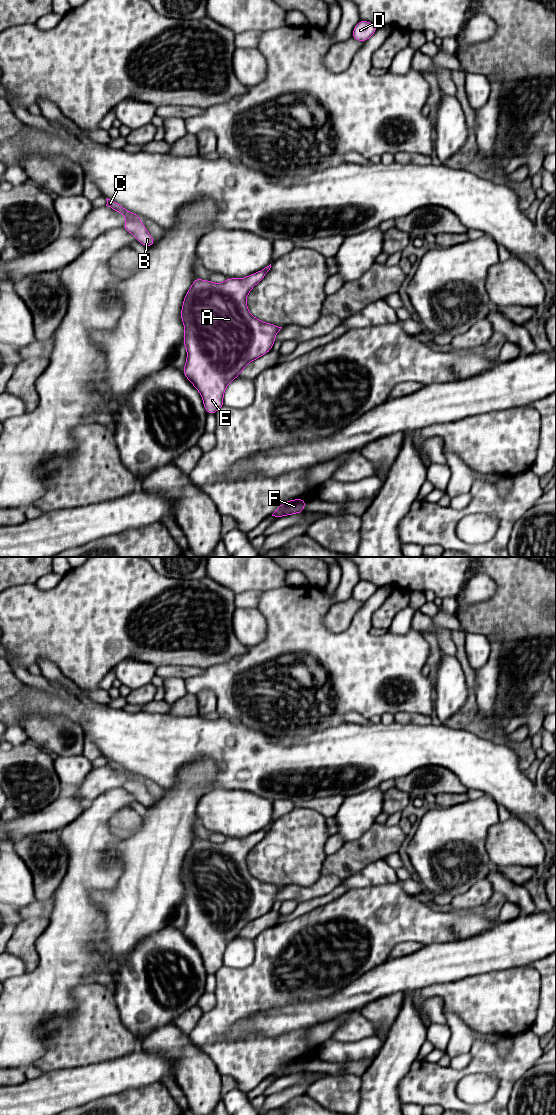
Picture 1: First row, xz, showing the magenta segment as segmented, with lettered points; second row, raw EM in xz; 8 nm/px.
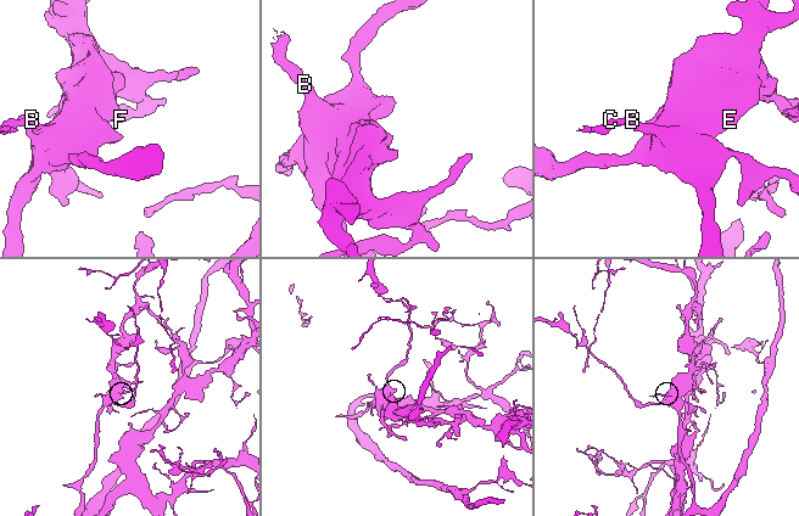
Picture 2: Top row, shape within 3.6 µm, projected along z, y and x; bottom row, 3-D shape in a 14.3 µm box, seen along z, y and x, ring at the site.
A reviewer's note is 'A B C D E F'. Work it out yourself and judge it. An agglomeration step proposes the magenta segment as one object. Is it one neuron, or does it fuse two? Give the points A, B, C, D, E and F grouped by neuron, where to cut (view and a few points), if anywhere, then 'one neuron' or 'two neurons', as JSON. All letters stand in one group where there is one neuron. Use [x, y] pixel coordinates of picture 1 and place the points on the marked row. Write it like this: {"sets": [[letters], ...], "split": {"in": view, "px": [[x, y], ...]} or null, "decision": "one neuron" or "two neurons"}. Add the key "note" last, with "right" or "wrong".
{"sets": [["A", "B", "C", "D", "E", "F"]], "split": null, "decision": "one neuron", "note": "right"}

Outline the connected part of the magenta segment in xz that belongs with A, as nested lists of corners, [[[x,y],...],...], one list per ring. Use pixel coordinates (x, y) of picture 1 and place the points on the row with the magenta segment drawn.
[[[271,264],[247,277],[227,278],[223,283],[194,279],[182,304],[181,320],[185,332],[183,343],[187,360],[183,374],[199,391],[207,414],[215,414],[224,406],[226,387],[245,366],[270,352],[275,336],[282,327],[255,318],[248,310],[247,296],[270,270]]]

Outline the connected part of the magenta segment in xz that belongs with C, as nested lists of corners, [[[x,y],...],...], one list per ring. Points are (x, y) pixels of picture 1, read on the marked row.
[[[108,198],[106,199],[106,206],[110,207],[118,213],[122,213],[126,217],[123,228],[127,232],[133,234],[137,241],[146,246],[147,248],[153,246],[156,240],[151,237],[146,227],[141,223],[142,218],[140,216],[137,216],[135,213],[126,210],[119,203]]]

